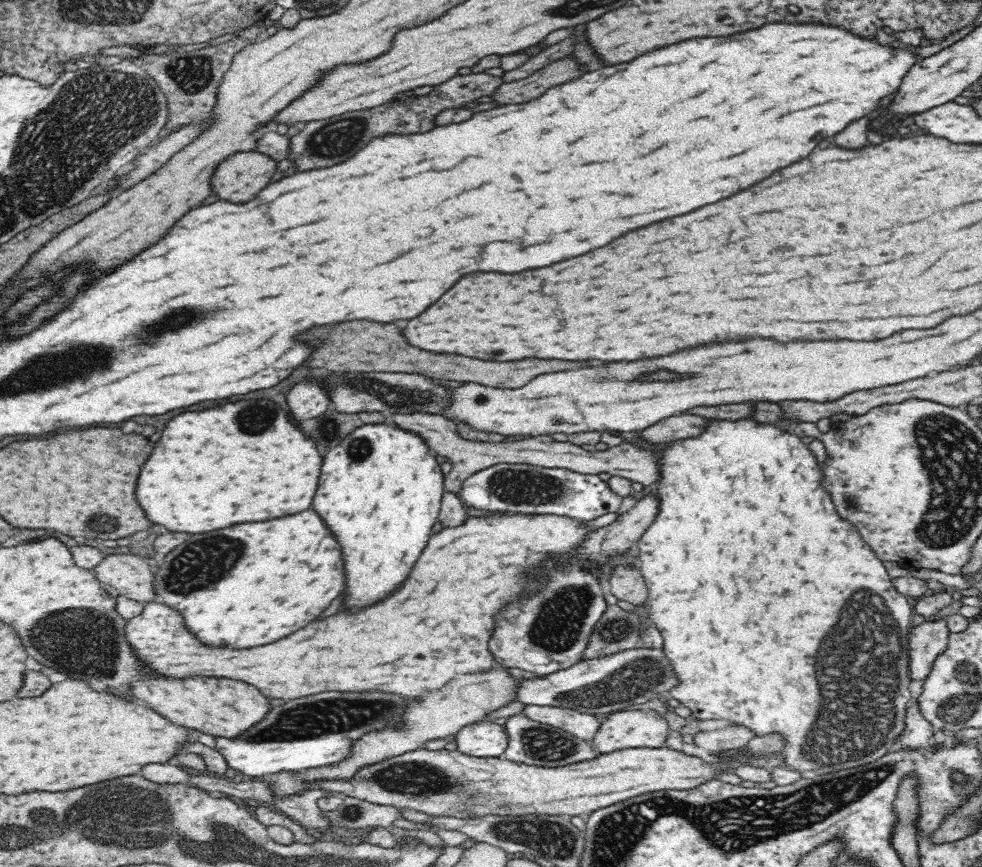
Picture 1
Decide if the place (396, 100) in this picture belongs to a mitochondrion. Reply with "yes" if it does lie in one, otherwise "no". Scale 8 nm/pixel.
no

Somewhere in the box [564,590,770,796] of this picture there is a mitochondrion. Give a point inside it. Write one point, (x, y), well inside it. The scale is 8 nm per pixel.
(615, 630)

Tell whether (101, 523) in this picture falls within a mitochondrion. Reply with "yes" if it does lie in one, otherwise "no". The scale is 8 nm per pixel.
yes

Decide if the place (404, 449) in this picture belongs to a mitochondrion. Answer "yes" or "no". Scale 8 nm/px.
no

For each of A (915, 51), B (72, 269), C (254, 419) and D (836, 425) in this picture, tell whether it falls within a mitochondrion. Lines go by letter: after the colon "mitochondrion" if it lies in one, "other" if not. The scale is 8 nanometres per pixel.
A: other
B: other
C: mitochondrion
D: other

